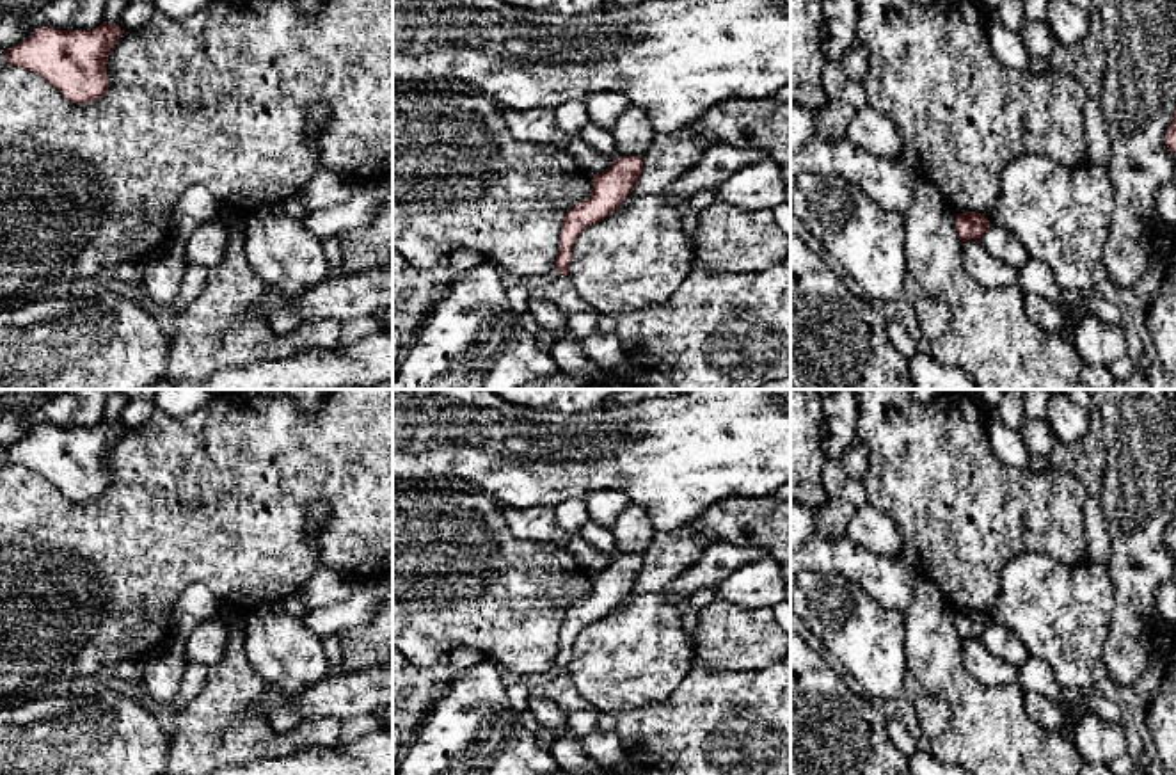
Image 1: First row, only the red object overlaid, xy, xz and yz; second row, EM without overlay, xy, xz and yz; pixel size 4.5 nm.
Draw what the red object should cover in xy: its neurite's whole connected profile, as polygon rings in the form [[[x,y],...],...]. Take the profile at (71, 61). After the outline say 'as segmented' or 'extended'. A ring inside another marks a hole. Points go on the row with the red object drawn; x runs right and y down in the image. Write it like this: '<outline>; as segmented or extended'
[[[117,23],[92,30],[37,27],[23,43],[4,50],[7,66],[37,73],[71,103],[99,100],[108,91],[105,64],[124,32]]]; as segmented

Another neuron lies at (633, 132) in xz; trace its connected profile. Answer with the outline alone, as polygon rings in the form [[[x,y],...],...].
[[[629,105],[615,123],[611,135],[620,156],[643,156],[652,144],[656,130],[647,114]]]

